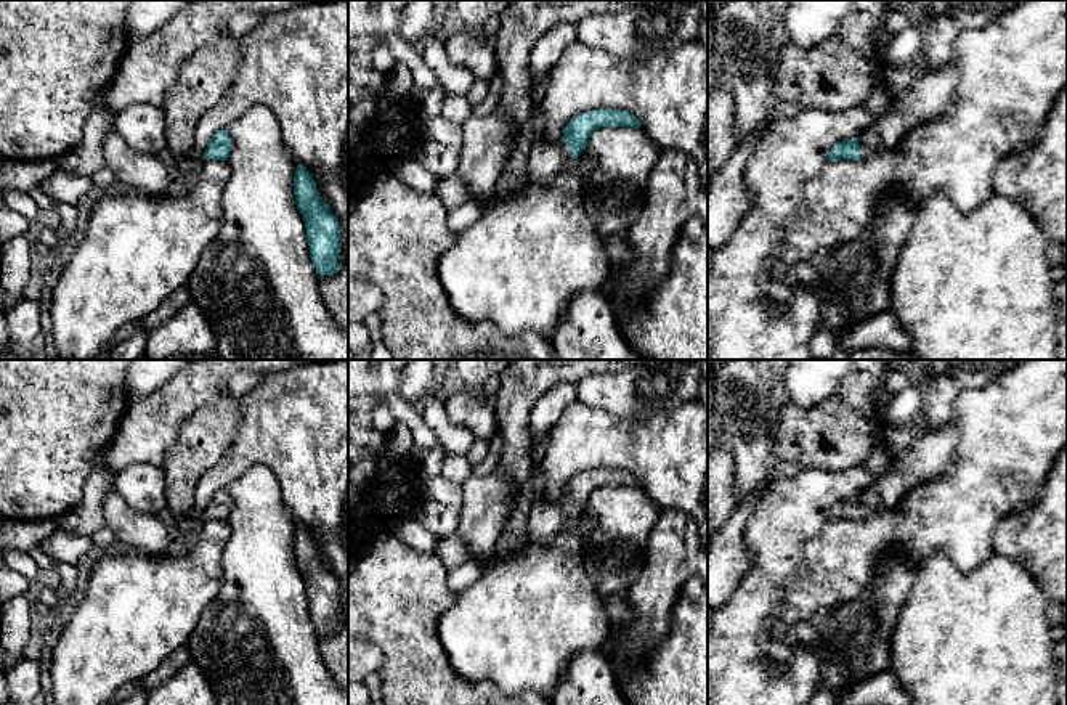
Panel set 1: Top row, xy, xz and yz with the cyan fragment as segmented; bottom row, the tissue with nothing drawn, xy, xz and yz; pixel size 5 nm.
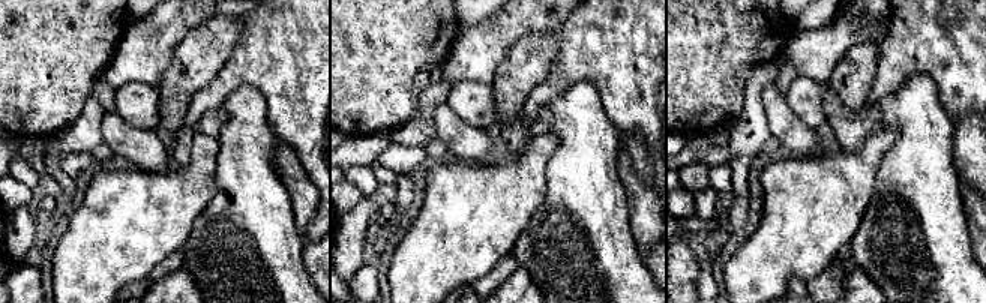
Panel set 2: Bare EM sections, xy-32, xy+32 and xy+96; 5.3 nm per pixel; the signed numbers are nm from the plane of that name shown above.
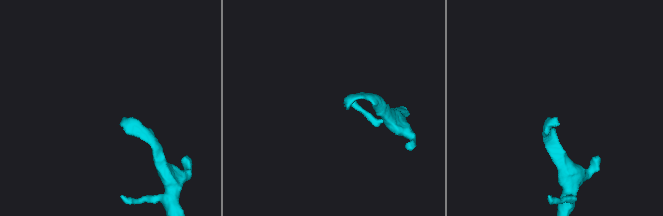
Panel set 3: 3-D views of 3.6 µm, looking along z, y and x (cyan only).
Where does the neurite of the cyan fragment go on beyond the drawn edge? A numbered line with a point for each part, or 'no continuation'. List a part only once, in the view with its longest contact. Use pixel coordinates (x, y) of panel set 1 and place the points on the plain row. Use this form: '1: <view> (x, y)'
1: yz (870, 501)

